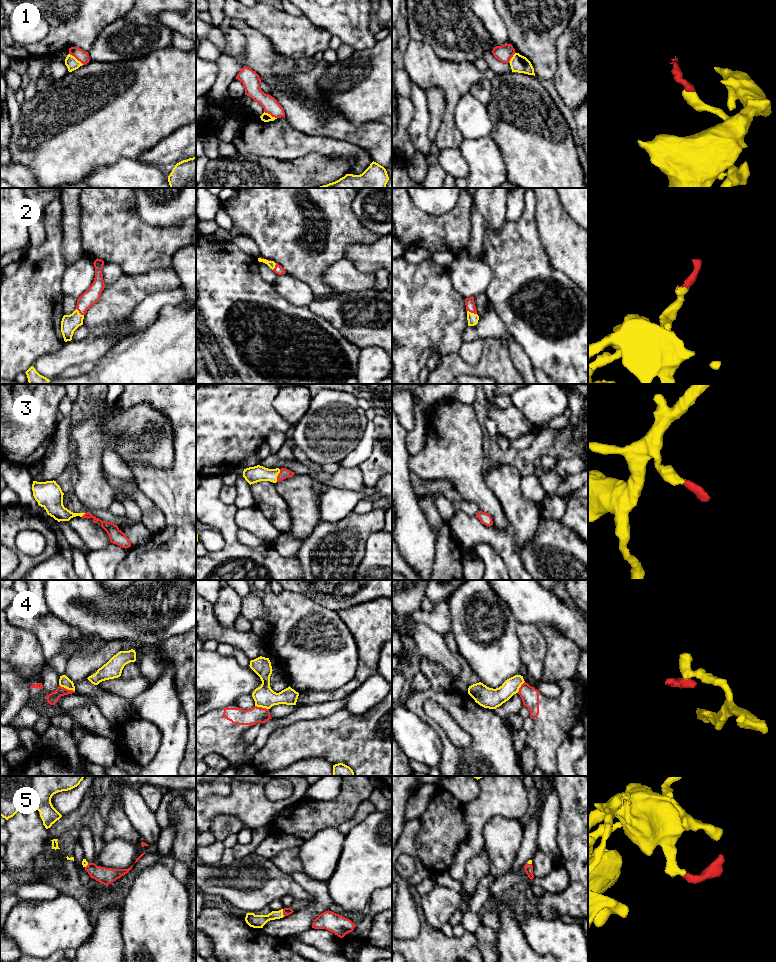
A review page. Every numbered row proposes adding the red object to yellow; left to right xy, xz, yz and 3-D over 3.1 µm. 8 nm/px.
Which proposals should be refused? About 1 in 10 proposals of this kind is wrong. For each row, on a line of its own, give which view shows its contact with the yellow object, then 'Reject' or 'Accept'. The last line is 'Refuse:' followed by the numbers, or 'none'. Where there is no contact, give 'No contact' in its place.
1: Touches yellow in xy. Accept
2: Touches yellow in yz. Accept
3: Touches yellow in xz. Accept
4: Touches yellow in xy. Reject
5: Touches yellow in xz. Accept
Refuse: 4

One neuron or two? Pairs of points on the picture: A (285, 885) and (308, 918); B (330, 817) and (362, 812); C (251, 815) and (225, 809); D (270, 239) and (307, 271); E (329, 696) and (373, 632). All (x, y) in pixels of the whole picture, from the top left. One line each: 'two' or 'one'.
A: two
B: two
C: one
D: one
E: one

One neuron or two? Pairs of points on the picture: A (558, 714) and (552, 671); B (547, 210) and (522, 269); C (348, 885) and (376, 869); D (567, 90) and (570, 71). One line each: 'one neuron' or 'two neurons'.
A: one neuron
B: two neurons
C: one neuron
D: one neuron

